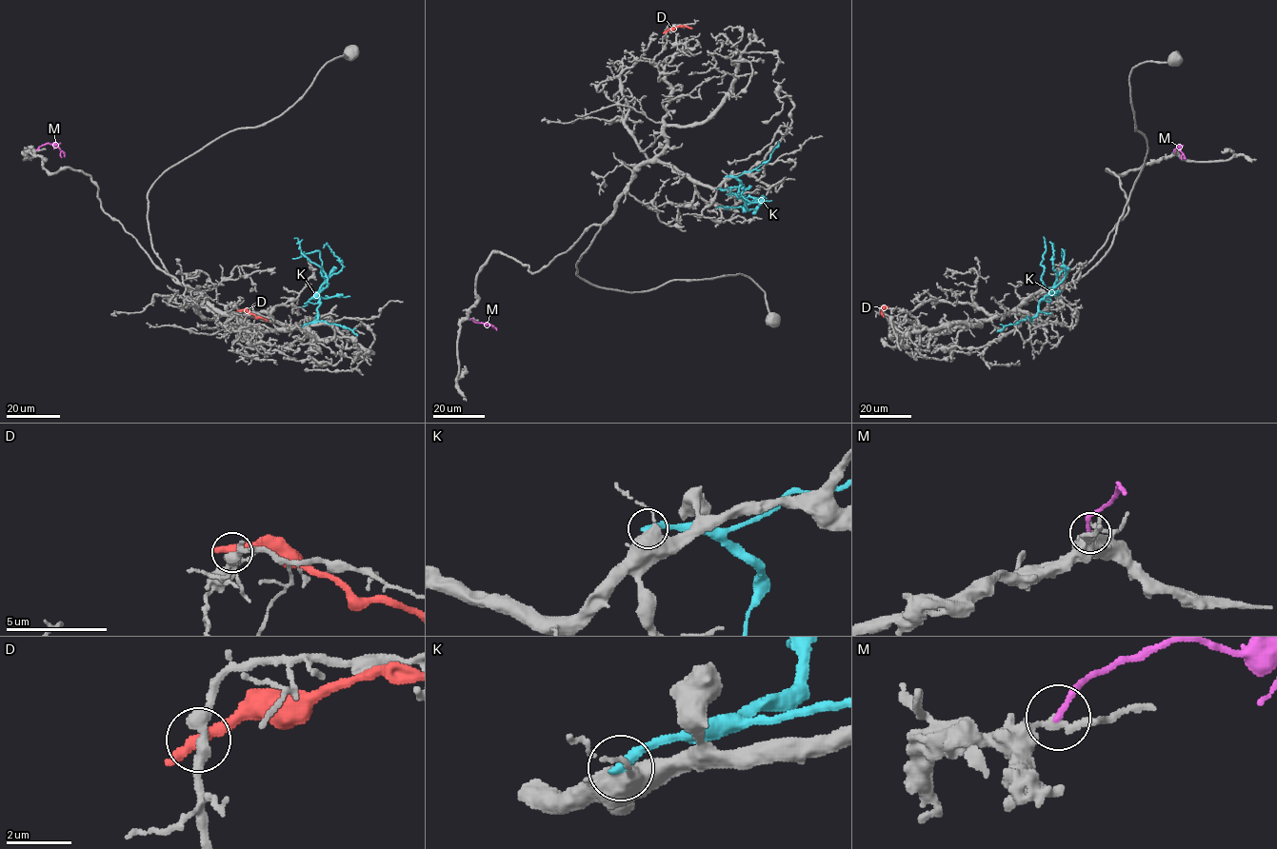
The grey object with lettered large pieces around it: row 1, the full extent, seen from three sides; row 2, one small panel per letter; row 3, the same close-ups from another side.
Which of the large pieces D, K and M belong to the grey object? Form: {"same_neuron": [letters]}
{"same_neuron": []}

